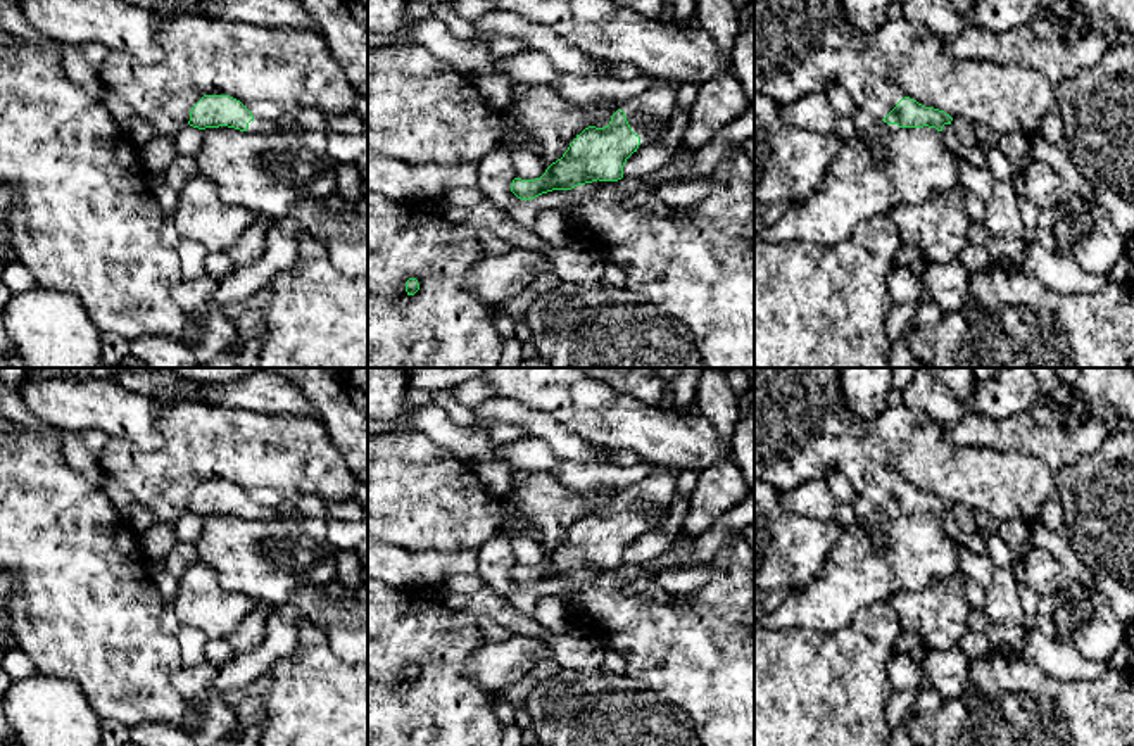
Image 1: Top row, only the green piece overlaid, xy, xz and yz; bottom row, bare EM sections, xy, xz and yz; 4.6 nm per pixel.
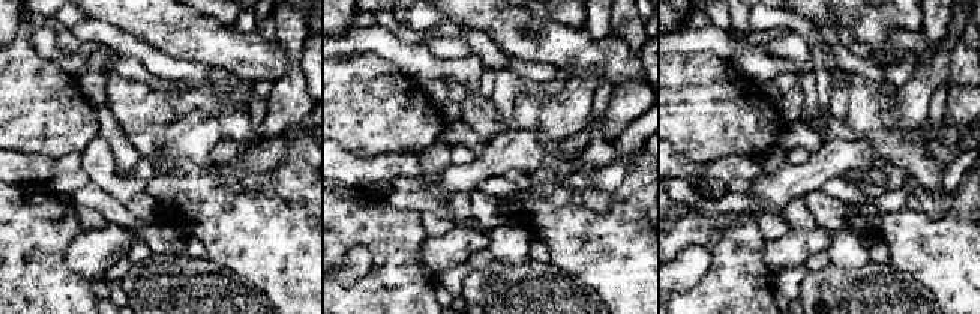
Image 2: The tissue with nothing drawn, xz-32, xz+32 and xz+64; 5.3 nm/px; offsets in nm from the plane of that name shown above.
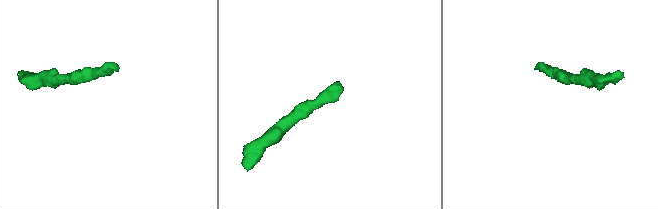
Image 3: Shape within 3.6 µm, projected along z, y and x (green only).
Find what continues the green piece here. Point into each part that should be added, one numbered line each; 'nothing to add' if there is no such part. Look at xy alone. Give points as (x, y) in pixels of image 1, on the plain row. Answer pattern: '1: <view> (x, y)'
1: xy (258, 512)

